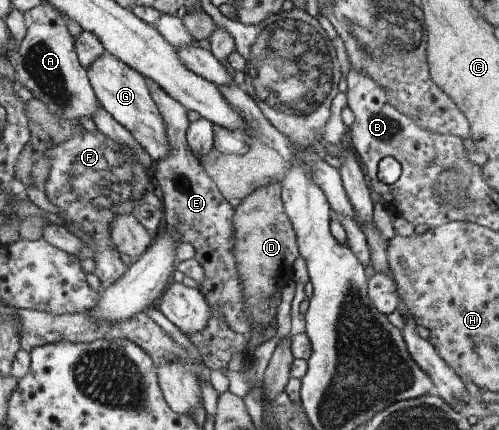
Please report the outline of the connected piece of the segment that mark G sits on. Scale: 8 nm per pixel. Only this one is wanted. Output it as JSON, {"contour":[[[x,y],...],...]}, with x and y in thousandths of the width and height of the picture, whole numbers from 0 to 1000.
{"contour":[[[218,121],[180,149],[174,167],[200,247],[214,256],[234,284],[257,298],[311,372],[323,374],[331,367],[343,349],[335,291],[291,177]]]}

